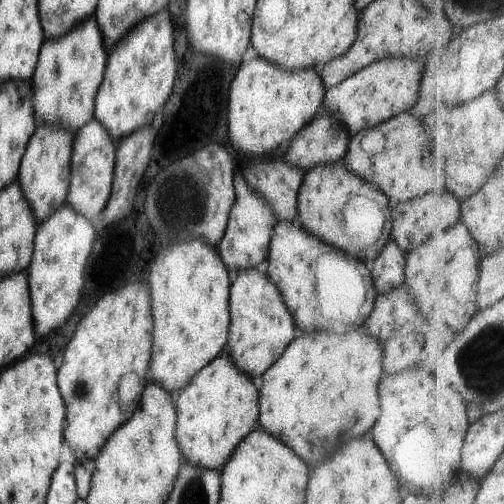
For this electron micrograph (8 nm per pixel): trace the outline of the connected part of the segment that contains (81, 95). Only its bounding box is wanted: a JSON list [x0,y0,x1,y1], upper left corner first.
[32,13,107,132]

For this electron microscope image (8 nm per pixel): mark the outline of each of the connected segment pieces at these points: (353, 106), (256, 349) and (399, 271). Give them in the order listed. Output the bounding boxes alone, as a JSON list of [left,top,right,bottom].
[[323,56,425,138],[227,268,296,378],[366,239,406,295]]

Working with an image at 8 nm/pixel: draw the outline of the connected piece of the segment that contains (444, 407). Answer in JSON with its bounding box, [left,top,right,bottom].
[372,363,471,498]

